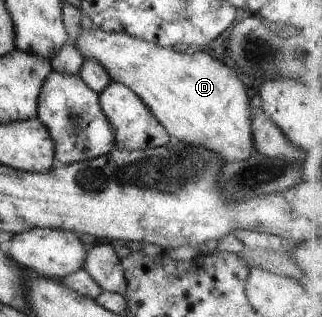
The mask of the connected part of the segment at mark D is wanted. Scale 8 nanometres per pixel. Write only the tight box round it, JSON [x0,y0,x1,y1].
[71,26,255,163]

